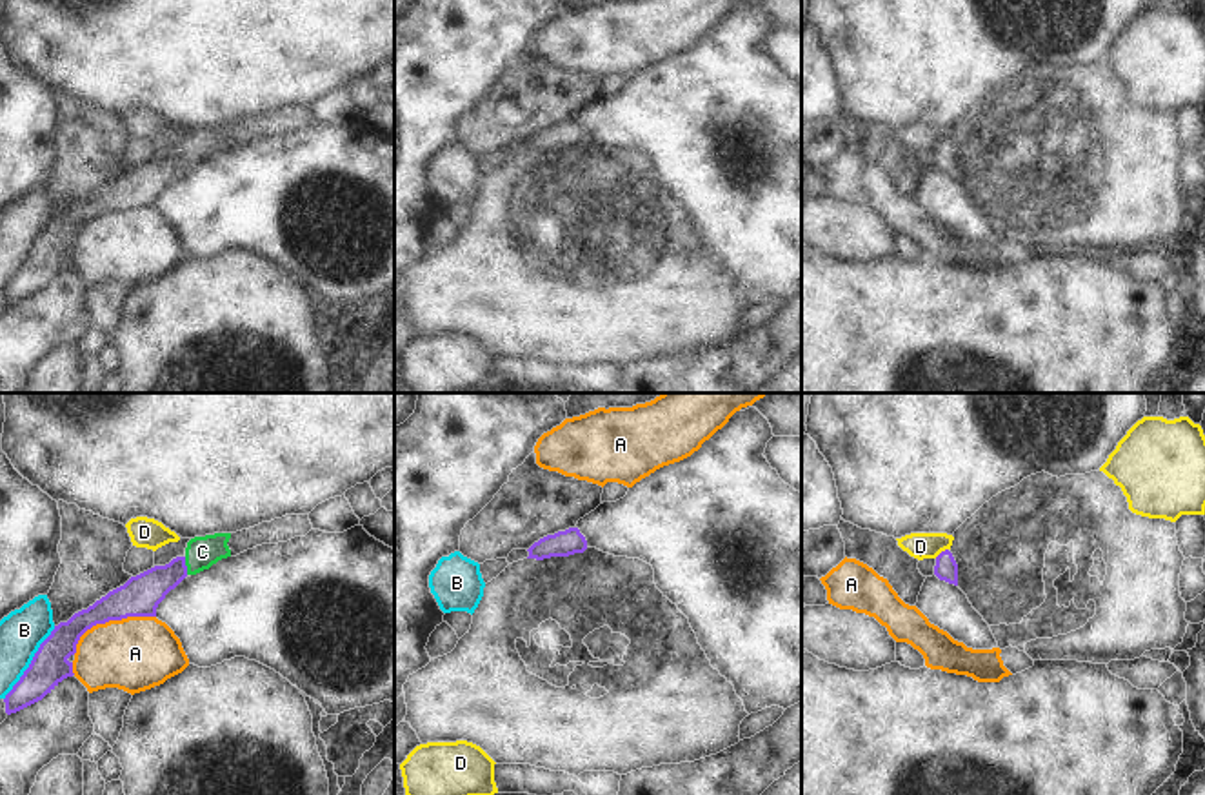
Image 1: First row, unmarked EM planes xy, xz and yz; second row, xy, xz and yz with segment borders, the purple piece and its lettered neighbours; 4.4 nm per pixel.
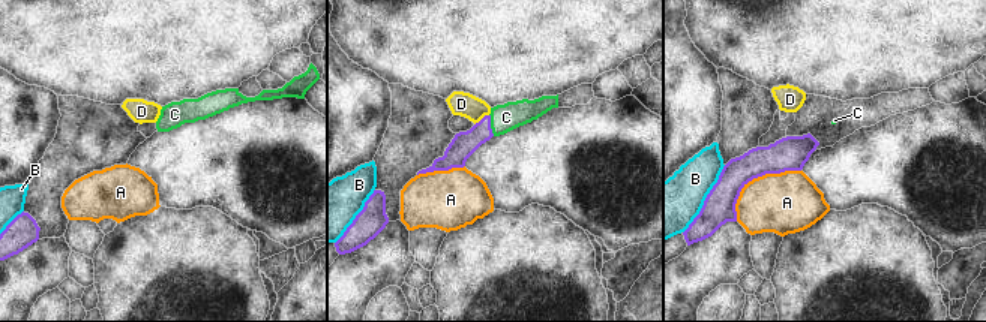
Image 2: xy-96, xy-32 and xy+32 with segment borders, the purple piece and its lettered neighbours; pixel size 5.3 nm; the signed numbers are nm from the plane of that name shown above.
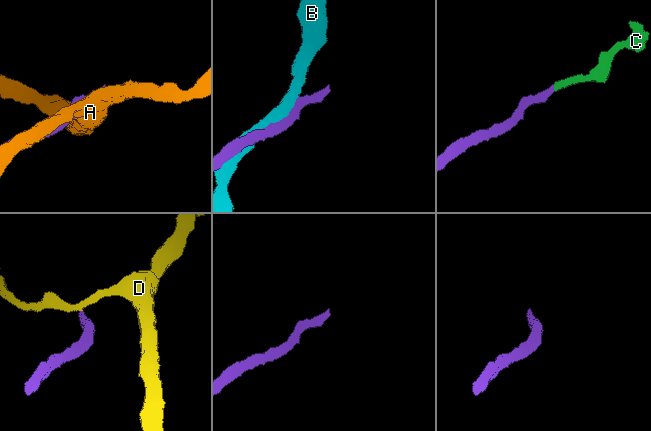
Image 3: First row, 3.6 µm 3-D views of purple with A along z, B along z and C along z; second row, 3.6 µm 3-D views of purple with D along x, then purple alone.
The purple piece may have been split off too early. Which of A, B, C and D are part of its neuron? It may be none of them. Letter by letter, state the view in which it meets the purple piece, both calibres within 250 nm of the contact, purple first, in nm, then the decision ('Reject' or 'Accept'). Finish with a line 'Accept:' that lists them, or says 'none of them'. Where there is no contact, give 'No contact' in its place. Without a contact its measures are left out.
A: Touches purple in xy. Thickness 180 nm (purple) against 320 nm. Reject
B: Touches purple in xy. Thickness 160 nm (purple) against 200 nm. Reject
C: Touches purple in xy. Thickness 180 nm (purple) against 140 nm. Accept
D: Touches purple in yz. Thickness 100 nm (purple) against 120 nm. Reject
Accept: C

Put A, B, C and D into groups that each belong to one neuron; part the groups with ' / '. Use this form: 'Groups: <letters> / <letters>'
Groups: A / B / C / D

